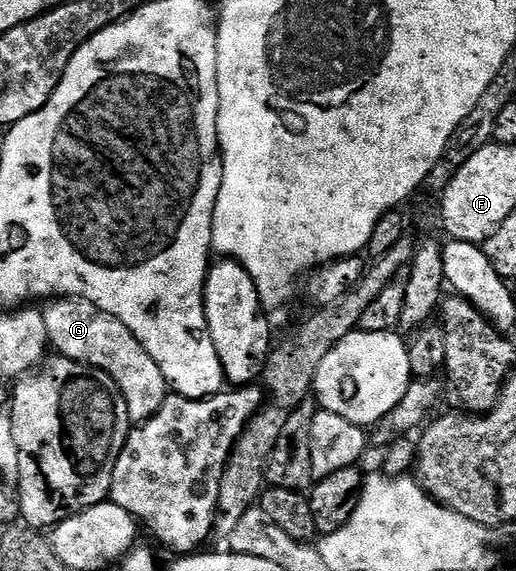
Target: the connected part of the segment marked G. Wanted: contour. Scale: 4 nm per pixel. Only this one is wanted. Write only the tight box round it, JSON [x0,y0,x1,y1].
[43,298,170,425]

